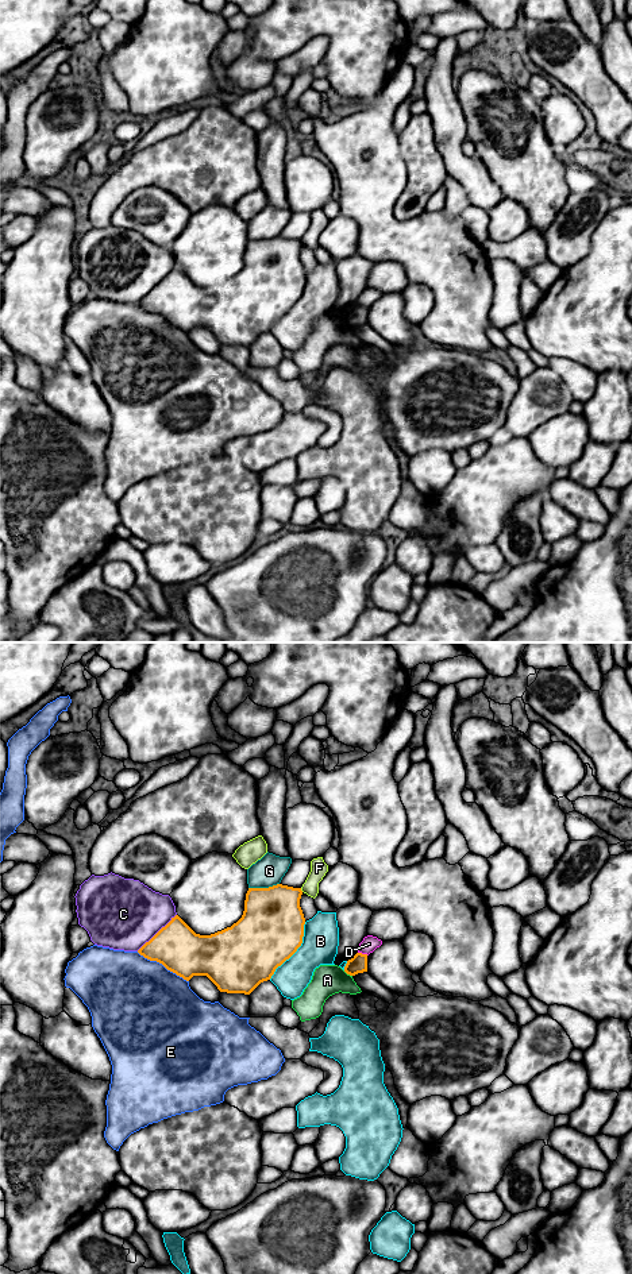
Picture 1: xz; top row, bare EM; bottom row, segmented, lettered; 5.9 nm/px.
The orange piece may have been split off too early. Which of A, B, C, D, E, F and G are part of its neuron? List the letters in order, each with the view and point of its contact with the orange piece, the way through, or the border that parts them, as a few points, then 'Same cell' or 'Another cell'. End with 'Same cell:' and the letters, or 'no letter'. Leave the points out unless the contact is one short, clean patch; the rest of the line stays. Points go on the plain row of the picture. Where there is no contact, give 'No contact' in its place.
A: Touches orange at xz (347, 325). Another cell
B: Touches orange at xz (295, 304). Another cell
C: Touches orange at xz (157, 285). Another cell
D: Touches orange at xz (363, 307). Boundary: xz (358, 304), (367, 307). Another cell
E: Touches orange at xz (162, 316). Another cell
F: Touches orange at xz (300, 242). Another cell
G: Touches orange at xz (264, 240). Another cell
Same cell: no letter

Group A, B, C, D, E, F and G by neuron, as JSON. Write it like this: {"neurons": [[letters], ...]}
{"neurons": [["A"], ["B"], ["C"], ["D"], ["E"], ["F"], ["G"]]}

